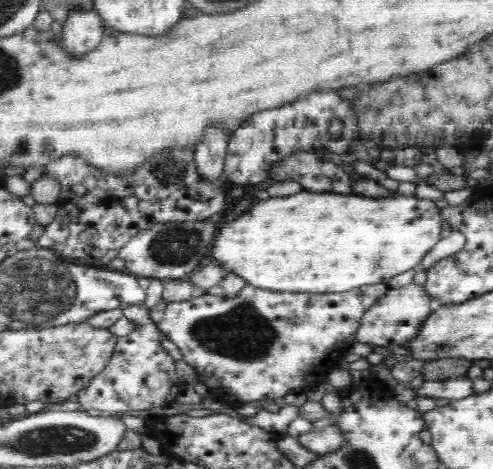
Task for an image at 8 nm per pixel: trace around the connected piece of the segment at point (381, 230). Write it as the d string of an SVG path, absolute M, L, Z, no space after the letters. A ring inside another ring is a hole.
M302 190L292 196L270 197L254 202L256 204L236 220L222 223L212 244L212 260L218 268L234 273L247 285L275 293L324 294L376 284L382 276L396 276L418 267L422 258L441 239L442 222L433 201L421 200L414 195L374 200Z

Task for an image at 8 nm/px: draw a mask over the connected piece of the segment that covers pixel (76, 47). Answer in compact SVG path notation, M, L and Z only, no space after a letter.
M95 7L88 8L88 10L74 10L70 12L62 24L63 37L60 40L66 51L70 52L70 55L82 56L87 51L94 50L94 47L98 46L98 42L104 36L105 24Z

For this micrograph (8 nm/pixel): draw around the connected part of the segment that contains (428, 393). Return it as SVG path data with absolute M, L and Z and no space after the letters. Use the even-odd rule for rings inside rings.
M466 376L447 381L426 381L414 388L417 398L432 398L432 400L462 401L474 394L472 382Z

